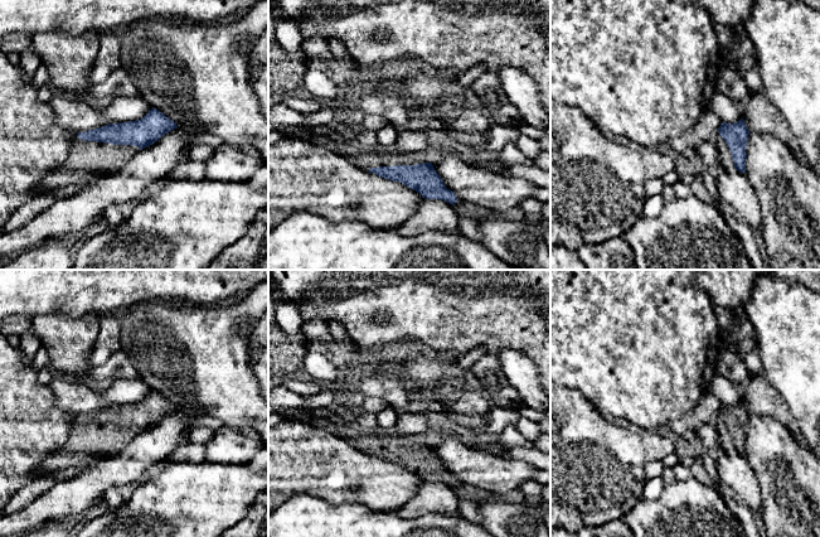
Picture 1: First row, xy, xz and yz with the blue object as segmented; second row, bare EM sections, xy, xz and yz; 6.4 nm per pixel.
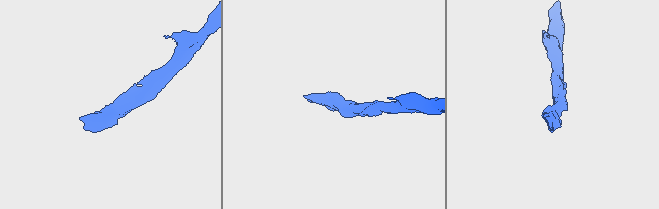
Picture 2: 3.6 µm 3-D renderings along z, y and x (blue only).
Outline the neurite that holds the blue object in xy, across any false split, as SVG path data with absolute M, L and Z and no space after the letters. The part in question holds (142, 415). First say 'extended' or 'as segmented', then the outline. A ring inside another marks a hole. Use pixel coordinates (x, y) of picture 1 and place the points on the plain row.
extended | M152 390L140 402L78 415L65 446L47 455L43 464L48 470L64 470L88 465L93 458L112 458L135 435L176 411L173 402Z

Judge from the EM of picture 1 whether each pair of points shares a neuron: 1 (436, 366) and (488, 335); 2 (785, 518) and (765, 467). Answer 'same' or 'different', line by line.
1: different
2: same

